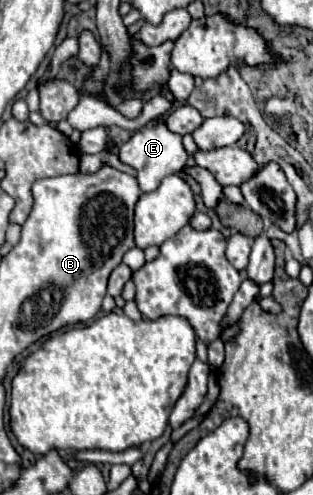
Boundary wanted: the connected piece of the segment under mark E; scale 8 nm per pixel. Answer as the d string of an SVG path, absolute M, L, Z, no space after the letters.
M165 124L157 128L141 128L137 130L121 148L119 148L119 160L131 168L137 170L137 182L143 192L153 192L159 188L161 180L169 174L177 174L185 168L187 152L181 144L179 134L171 134Z

